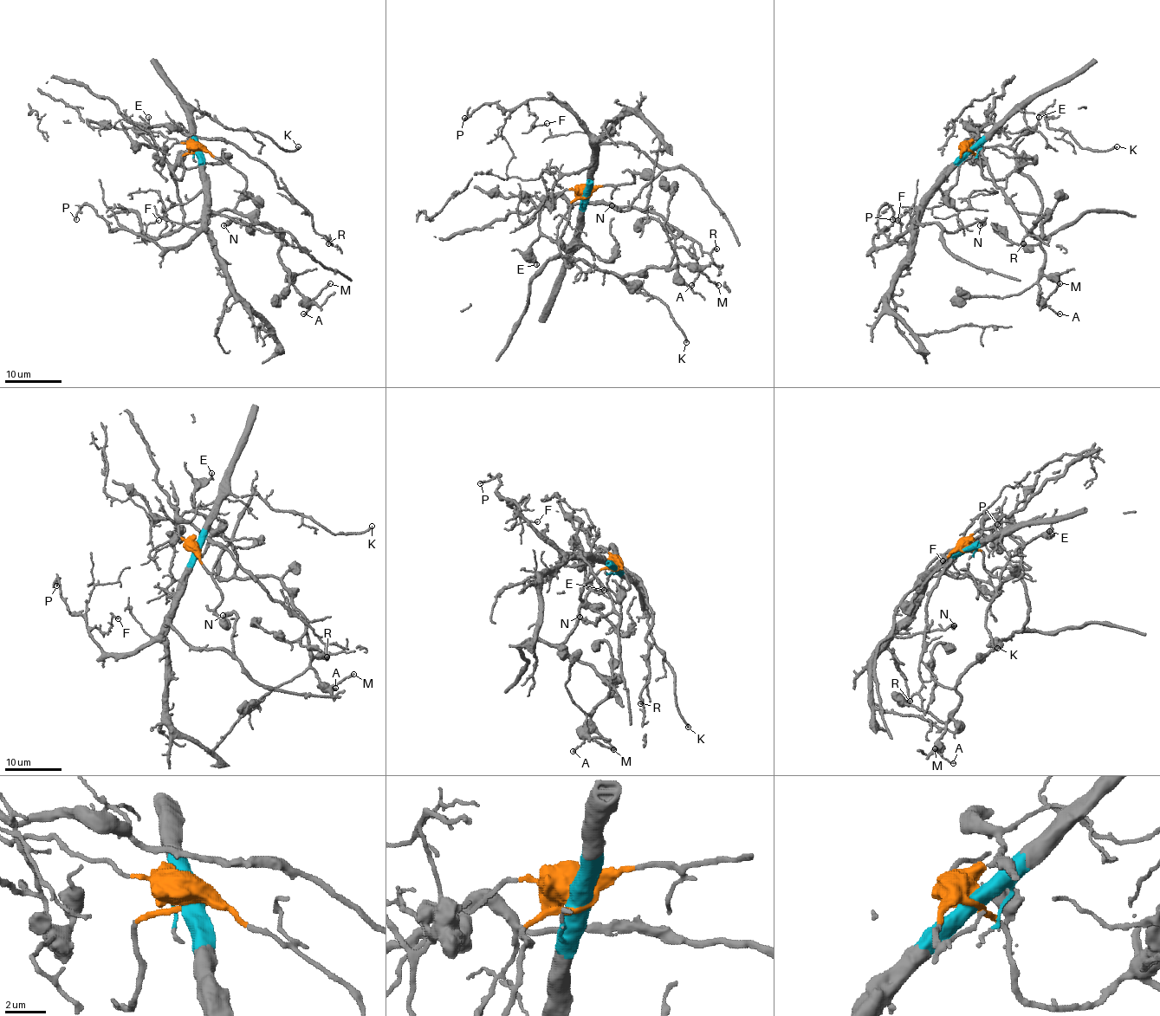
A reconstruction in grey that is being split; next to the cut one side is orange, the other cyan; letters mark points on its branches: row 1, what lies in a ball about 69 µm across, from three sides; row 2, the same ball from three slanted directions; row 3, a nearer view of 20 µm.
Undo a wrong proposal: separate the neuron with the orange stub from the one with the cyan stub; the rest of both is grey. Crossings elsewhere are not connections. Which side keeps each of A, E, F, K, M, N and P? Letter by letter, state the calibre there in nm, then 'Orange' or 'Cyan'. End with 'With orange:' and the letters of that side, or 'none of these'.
A: Thickness 170 nm. Orange
E: Thickness 160 nm. Orange
F: Thickness 130 nm. Cyan
K: Thickness 200 nm. Cyan
M: Thickness 220 nm. Orange
N: Thickness 280 nm. Cyan
P: Thickness 170 nm. Cyan
With orange: A, E, M

